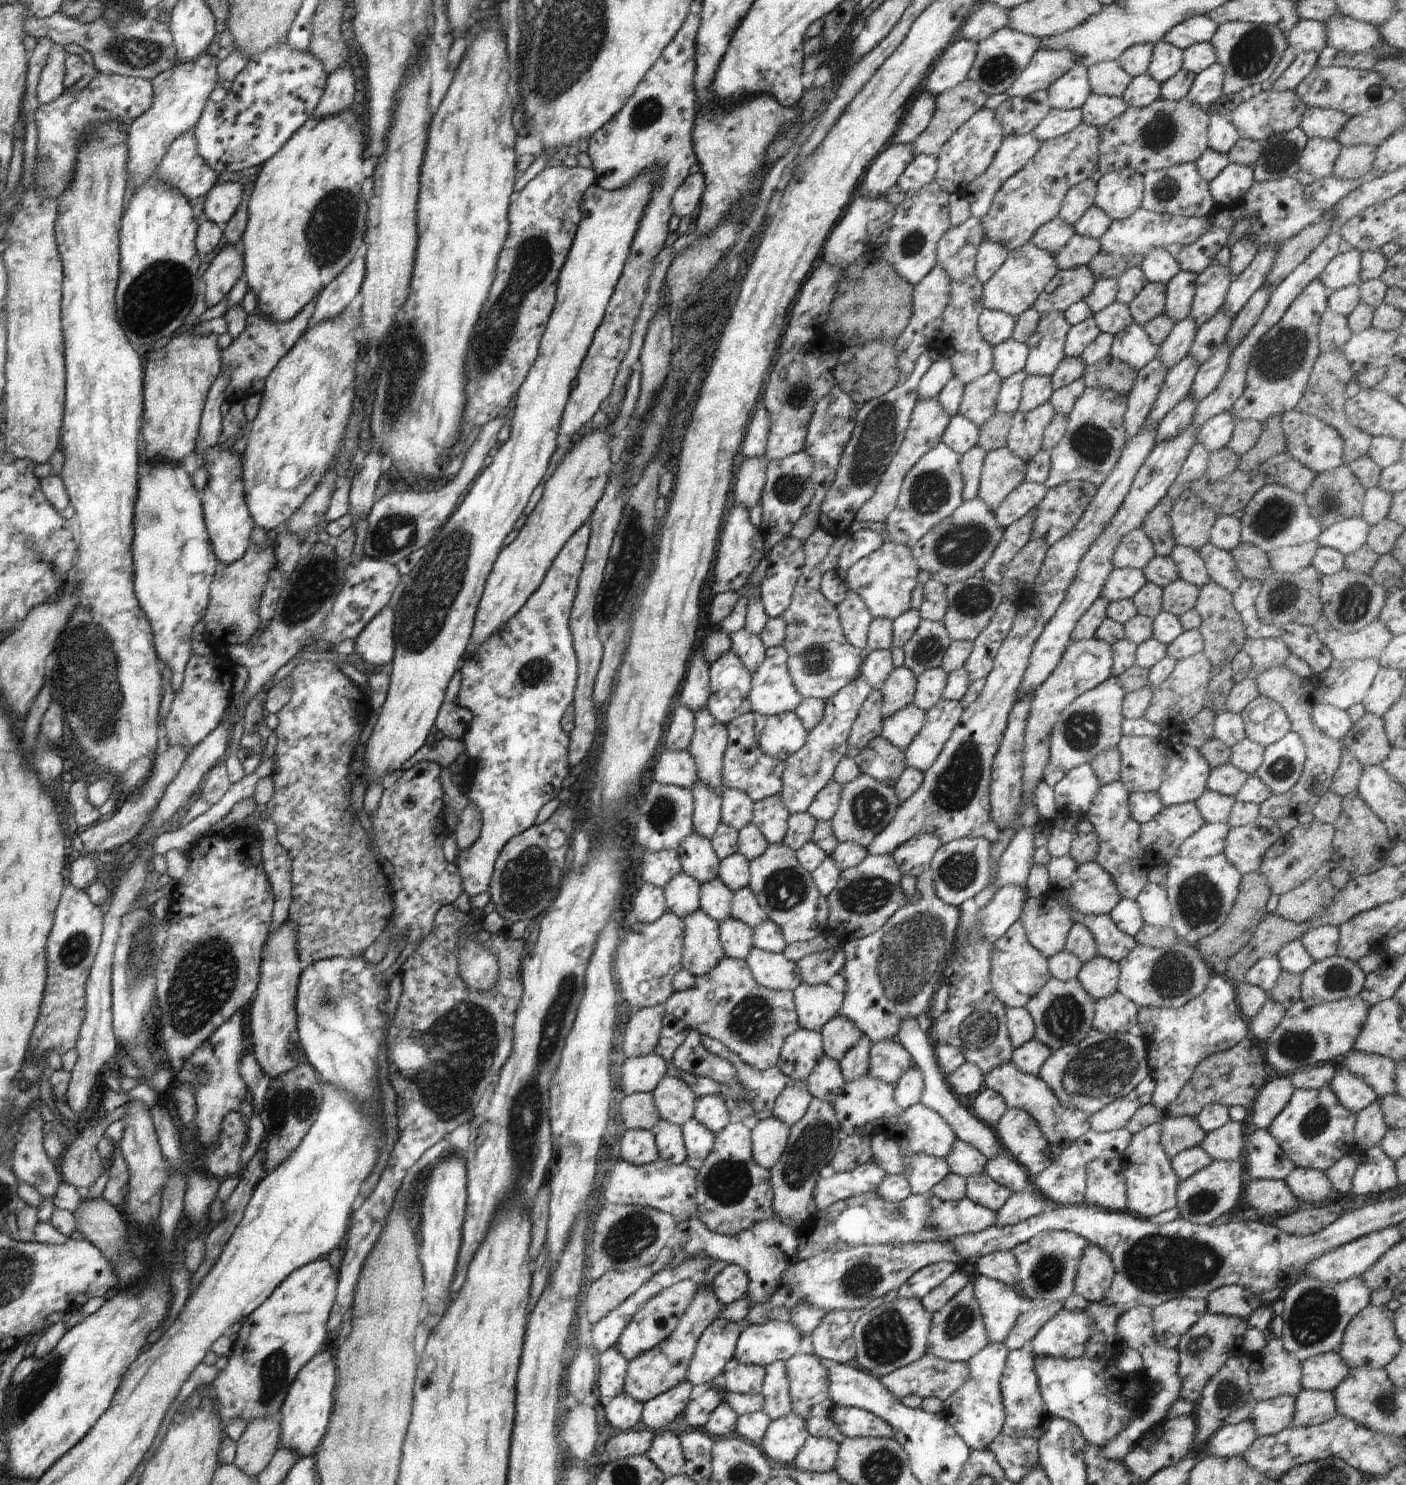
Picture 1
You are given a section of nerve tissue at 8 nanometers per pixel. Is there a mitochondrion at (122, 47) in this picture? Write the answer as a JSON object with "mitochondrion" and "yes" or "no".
{"mitochondrion":"yes"}

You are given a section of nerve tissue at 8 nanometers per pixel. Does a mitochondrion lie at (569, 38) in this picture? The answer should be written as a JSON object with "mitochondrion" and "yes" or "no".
{"mitochondrion":"yes"}

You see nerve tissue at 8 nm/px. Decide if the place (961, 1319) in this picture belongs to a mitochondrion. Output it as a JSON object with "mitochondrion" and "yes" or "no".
{"mitochondrion":"yes"}

